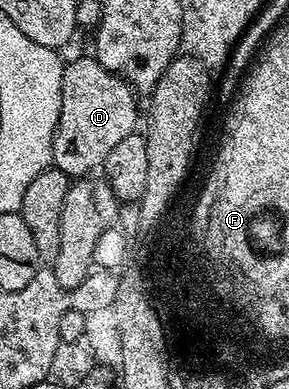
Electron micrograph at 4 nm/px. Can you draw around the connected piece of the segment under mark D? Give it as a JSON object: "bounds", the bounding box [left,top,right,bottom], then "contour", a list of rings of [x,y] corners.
{"bounds":[52,56,138,179],"contour":[[[95,56],[76,57],[72,62],[69,60],[62,75],[62,99],[52,144],[52,165],[61,169],[70,179],[79,179],[99,170],[110,151],[114,151],[114,146],[121,139],[126,139],[126,135],[137,132],[136,100],[138,97],[132,86],[118,75],[106,71],[106,67],[102,67],[102,63],[98,63]]]}

